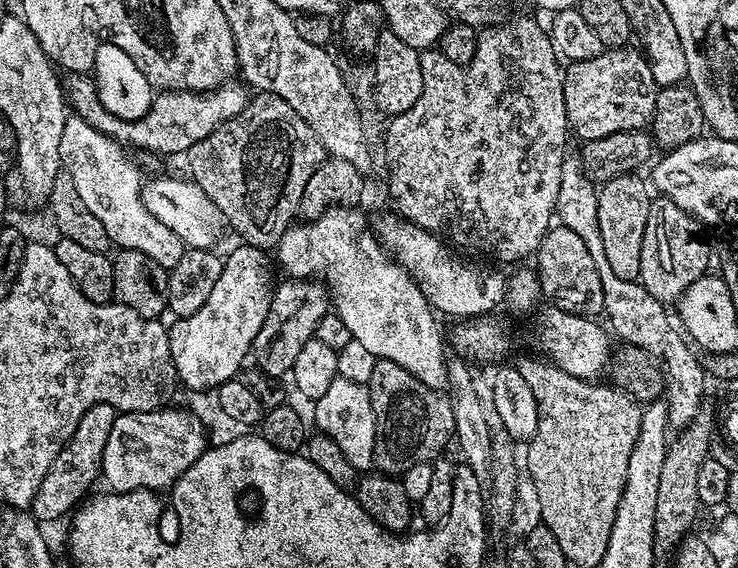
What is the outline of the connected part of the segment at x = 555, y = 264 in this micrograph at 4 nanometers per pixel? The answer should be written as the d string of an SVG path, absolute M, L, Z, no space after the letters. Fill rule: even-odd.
M563 226L549 228L542 238L540 247L534 253L534 267L540 278L543 299L554 308L572 312L576 316L595 317L604 311L602 282L598 282L598 269L590 259L590 250L574 230ZM536 260L536 261L535 261ZM597 312L597 314L595 313Z

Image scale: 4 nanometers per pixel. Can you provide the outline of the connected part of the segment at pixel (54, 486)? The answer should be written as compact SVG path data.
M95 404L86 410L86 414L82 414L78 430L74 430L70 442L58 454L58 458L54 458L46 478L42 478L42 484L32 499L30 514L37 523L48 526L51 520L60 520L64 515L67 517L84 498L82 496L91 488L92 483L101 479L102 454L106 450L106 438L110 438L110 429L117 415L118 410L112 404Z

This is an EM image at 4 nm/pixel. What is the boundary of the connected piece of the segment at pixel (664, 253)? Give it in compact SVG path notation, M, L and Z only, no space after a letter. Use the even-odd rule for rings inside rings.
M660 198L653 203L648 220L650 242L644 246L639 283L654 298L665 302L679 301L682 293L709 271L708 244L700 240L696 228L698 221L690 213L683 212L673 200Z

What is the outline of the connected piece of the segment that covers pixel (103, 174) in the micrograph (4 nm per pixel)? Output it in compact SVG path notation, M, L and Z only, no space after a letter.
M69 115L66 126L62 126L62 146L58 146L58 154L63 171L74 178L74 186L78 186L82 202L86 202L94 218L106 226L106 234L113 245L117 249L142 250L142 254L150 254L154 262L171 270L182 258L186 245L182 238L178 238L178 234L174 234L174 230L162 226L162 222L158 222L158 218L146 210L140 172L135 162L123 156L119 150L117 141L96 132L94 126L90 126L90 122L80 116Z

